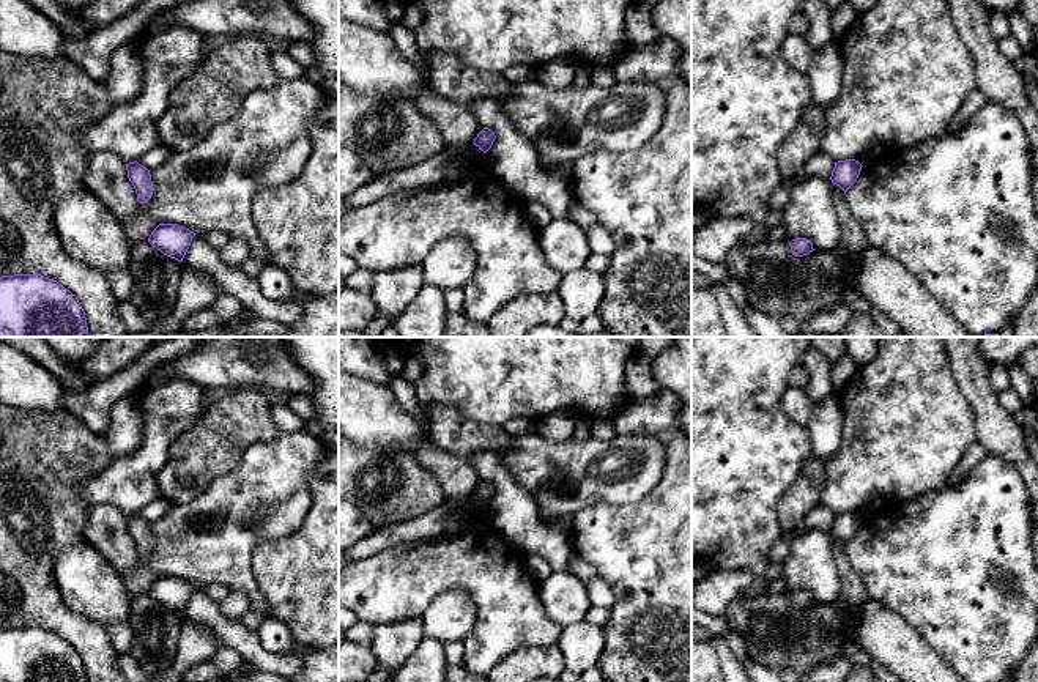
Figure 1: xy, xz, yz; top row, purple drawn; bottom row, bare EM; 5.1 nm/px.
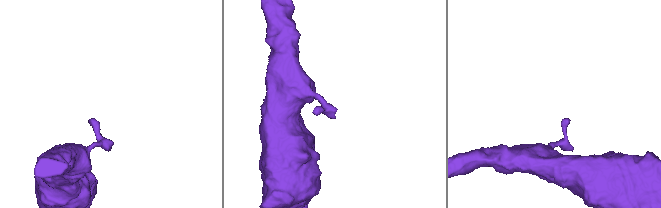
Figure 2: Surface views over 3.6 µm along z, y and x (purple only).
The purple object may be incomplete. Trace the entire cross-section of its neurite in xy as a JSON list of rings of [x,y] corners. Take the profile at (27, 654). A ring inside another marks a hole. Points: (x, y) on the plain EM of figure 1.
[[[41,627],[0,630],[0,682],[88,682],[69,643]]]

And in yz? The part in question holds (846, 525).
[[[846,512],[835,515],[835,521],[832,524],[832,536],[840,539],[844,547],[847,542],[854,537],[854,534],[858,531],[862,517],[855,512]]]

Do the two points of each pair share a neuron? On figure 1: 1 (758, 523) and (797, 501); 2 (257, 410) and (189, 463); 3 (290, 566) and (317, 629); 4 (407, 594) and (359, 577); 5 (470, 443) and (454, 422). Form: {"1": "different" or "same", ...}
{"1": "different", "2": "same", "3": "same", "4": "same", "5": "same"}

